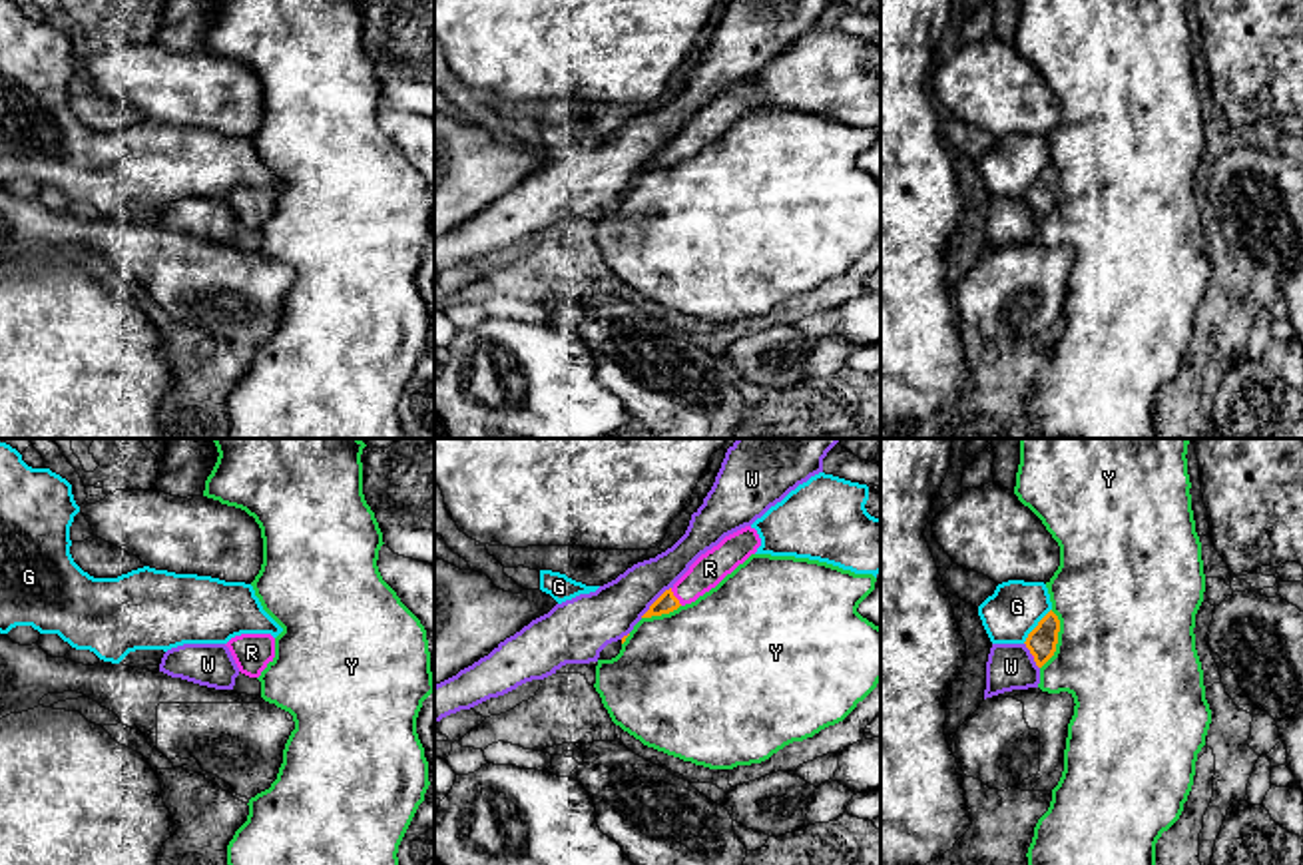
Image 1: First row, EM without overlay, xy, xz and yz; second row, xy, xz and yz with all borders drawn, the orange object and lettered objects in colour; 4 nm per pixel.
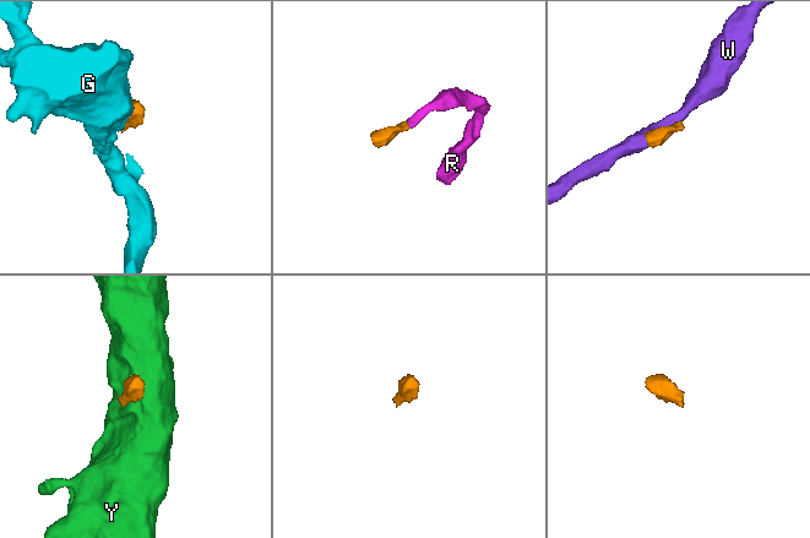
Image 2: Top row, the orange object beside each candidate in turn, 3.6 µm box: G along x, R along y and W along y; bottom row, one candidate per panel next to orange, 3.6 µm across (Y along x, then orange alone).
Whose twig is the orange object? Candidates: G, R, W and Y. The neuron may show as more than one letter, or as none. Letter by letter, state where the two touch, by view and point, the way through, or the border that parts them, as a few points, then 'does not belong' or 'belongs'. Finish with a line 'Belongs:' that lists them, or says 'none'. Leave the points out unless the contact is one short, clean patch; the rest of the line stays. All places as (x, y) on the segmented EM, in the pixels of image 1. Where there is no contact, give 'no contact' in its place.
G: meets orange in yz at (1037, 626); border along yz (1050, 608), (1023, 642); does not belong
R: meets orange in xz at (674, 596); runs through xz (666, 602), (674, 596), (710, 569); belongs
W: meets orange in xz at (654, 602); does not belong
Y: meets orange in yz at (1056, 640); does not belong
Belongs: R

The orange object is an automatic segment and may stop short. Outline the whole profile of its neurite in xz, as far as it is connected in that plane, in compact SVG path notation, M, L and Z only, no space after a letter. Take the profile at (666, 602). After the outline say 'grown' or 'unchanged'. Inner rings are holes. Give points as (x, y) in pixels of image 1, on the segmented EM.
M745 526L725 536L717 546L701 554L689 570L665 590L642 618L661 616L695 602L715 588L727 574L743 564L761 546L755 528Z; grown

